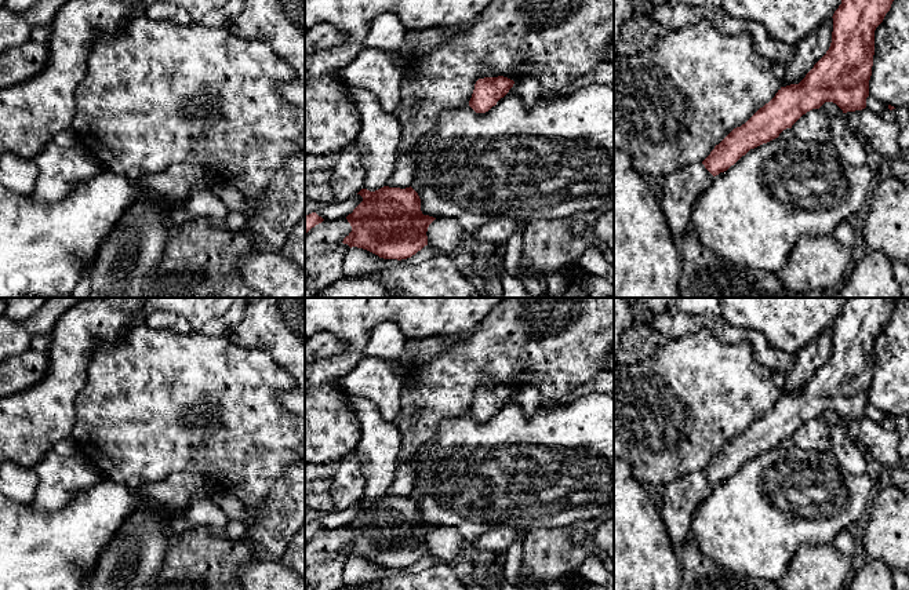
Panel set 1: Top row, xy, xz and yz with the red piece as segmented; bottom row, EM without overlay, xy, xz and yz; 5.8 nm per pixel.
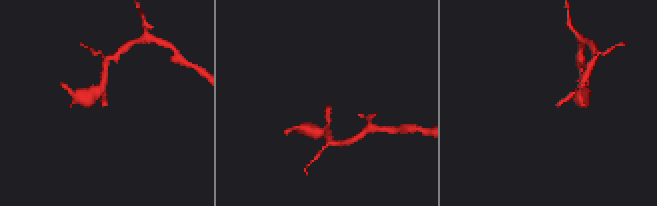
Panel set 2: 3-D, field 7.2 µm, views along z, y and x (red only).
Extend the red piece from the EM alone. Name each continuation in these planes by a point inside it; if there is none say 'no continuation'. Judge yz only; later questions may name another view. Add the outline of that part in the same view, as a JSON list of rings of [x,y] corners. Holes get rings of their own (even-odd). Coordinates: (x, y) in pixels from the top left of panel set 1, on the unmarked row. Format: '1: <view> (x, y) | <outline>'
1: yz (680, 498) | [[[702,471],[683,476],[663,487],[661,516],[673,546],[686,545],[692,535],[692,517],[713,484]]]

